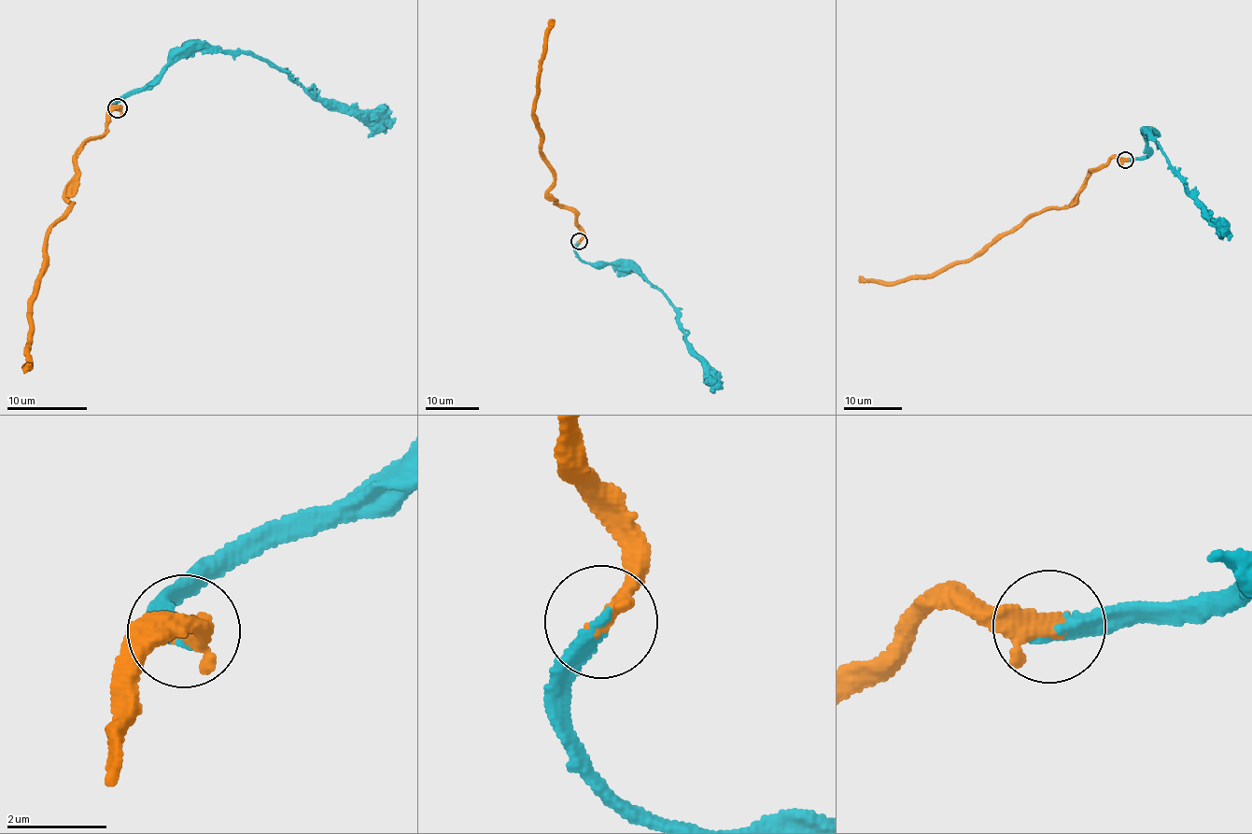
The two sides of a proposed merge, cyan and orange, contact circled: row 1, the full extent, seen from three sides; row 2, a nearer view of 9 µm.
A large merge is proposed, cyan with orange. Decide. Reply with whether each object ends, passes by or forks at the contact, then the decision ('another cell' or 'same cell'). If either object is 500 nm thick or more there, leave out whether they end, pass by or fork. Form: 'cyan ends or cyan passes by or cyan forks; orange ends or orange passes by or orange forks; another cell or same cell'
cyan ends; orange ends; same cell

